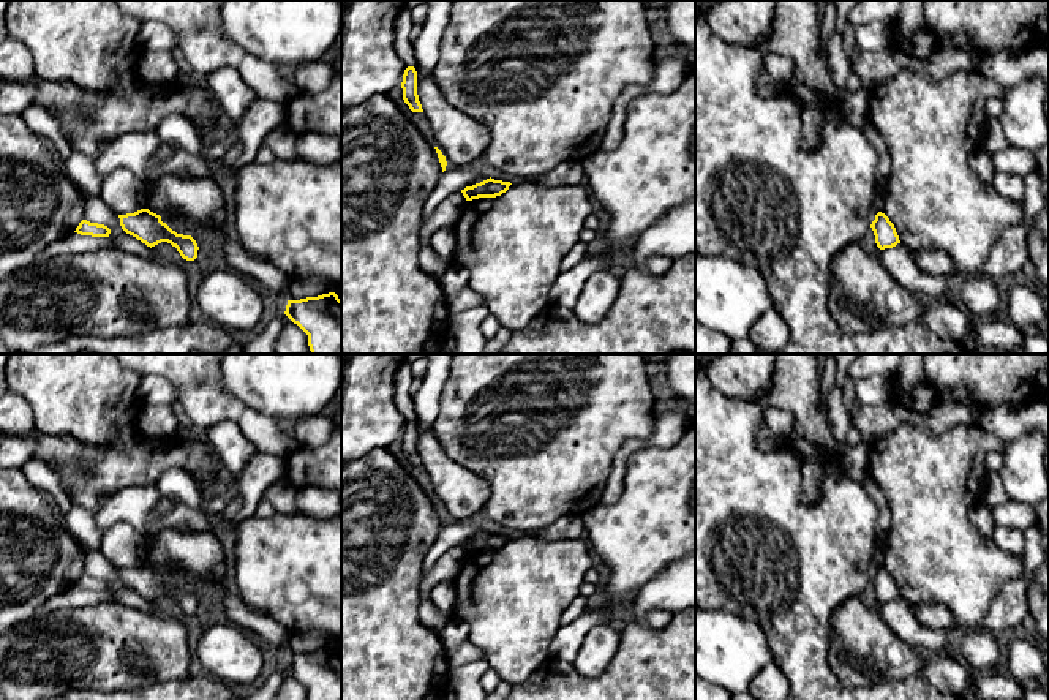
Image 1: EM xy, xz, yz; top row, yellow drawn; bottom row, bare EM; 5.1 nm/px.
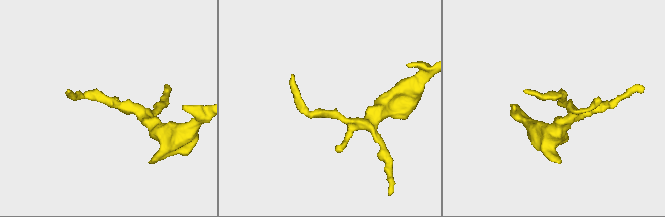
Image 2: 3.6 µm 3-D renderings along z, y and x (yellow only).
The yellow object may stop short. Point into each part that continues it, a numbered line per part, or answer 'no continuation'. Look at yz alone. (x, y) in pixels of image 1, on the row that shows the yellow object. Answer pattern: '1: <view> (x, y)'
no continuation

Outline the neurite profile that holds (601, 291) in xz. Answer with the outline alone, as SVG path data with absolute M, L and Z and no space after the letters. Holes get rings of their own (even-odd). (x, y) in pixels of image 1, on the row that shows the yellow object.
M603 270L594 273L585 284L577 305L575 316L583 324L597 324L611 310L621 288L619 272Z

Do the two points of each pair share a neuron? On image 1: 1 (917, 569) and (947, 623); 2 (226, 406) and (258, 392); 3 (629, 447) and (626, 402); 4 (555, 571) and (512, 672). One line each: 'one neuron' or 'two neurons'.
1: two neurons
2: two neurons
3: two neurons
4: one neuron

